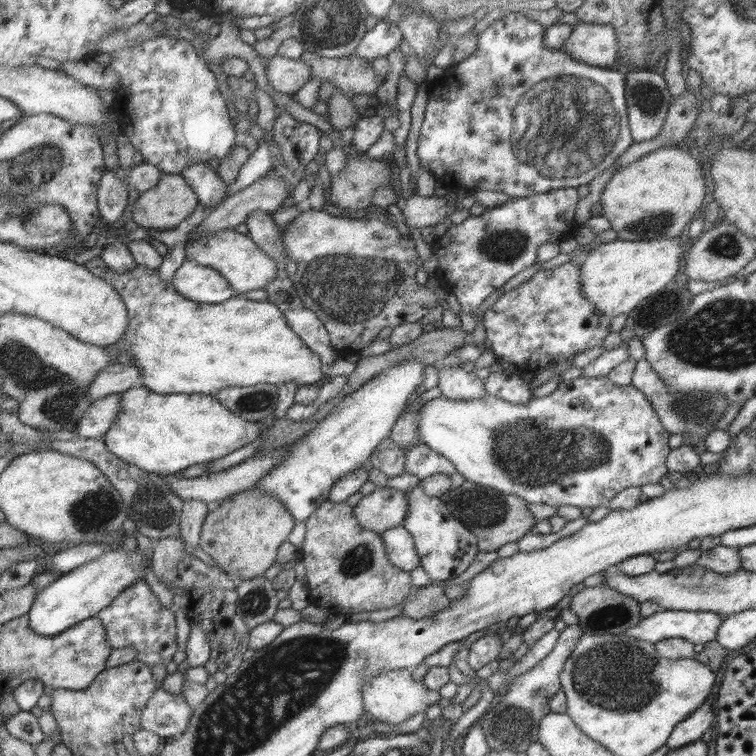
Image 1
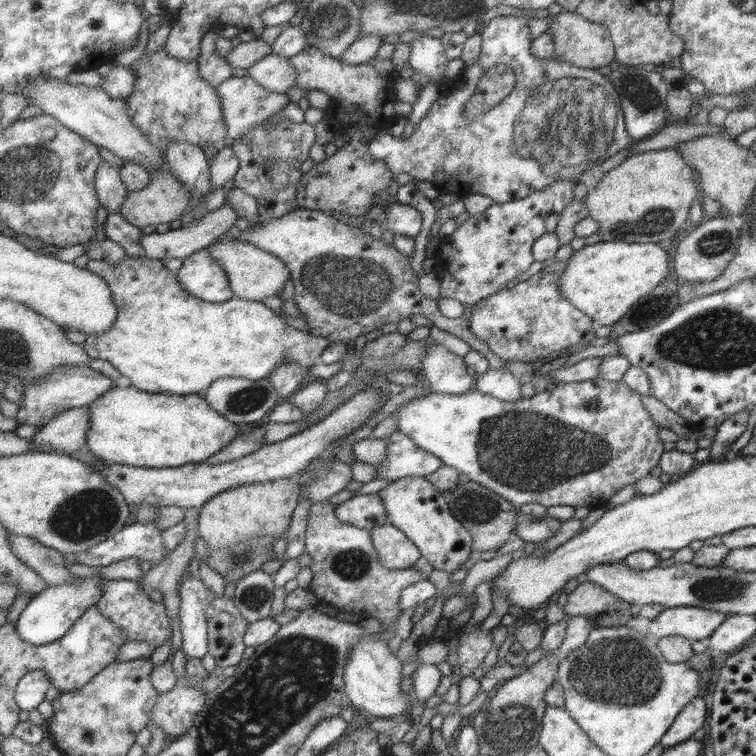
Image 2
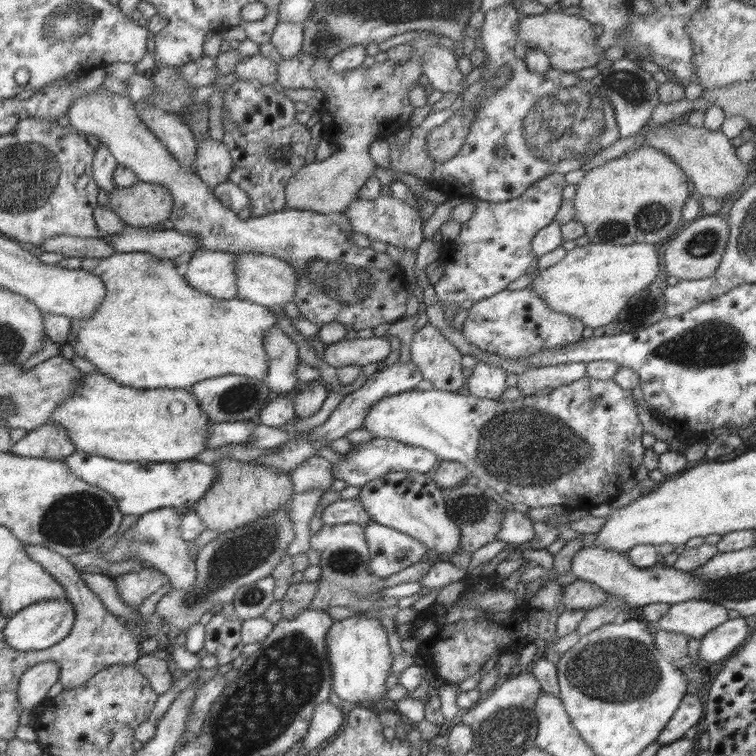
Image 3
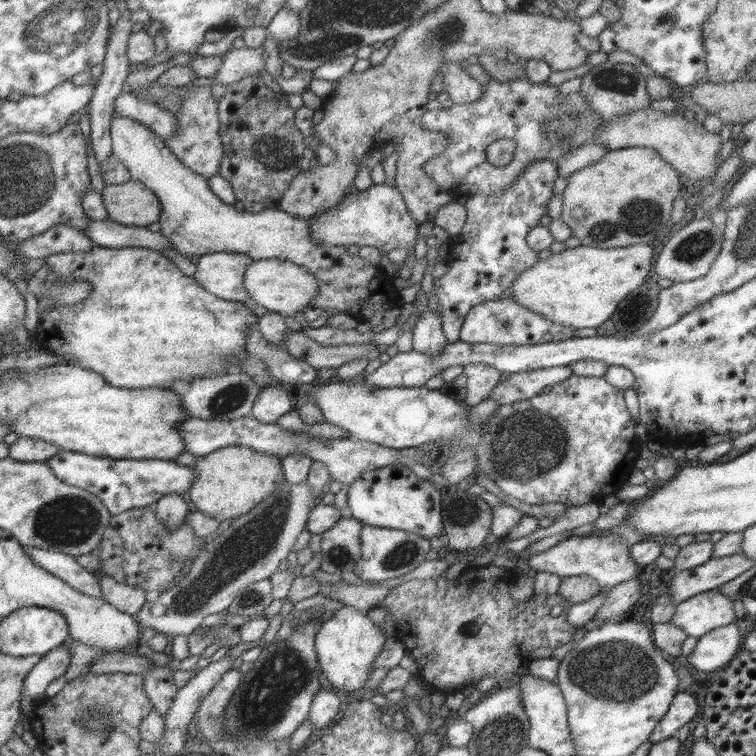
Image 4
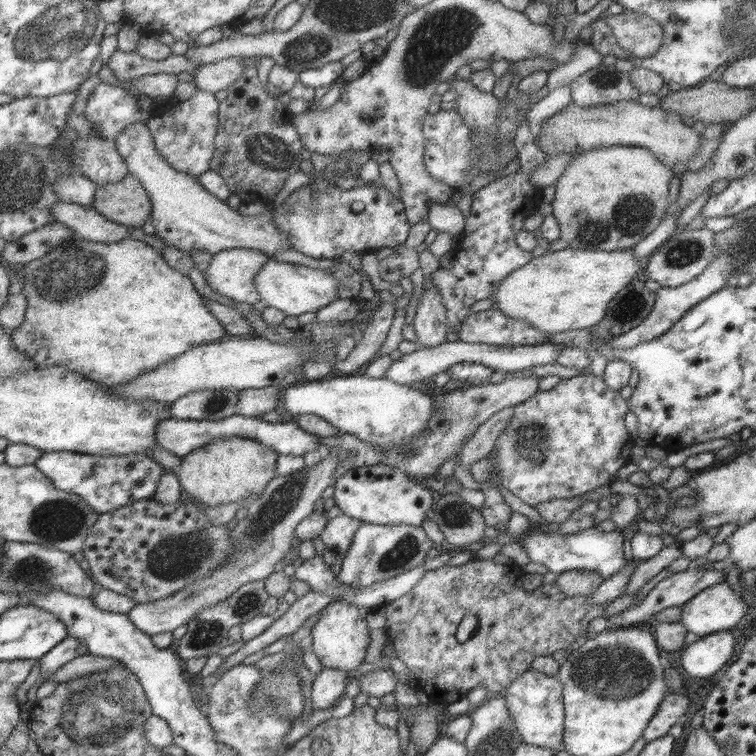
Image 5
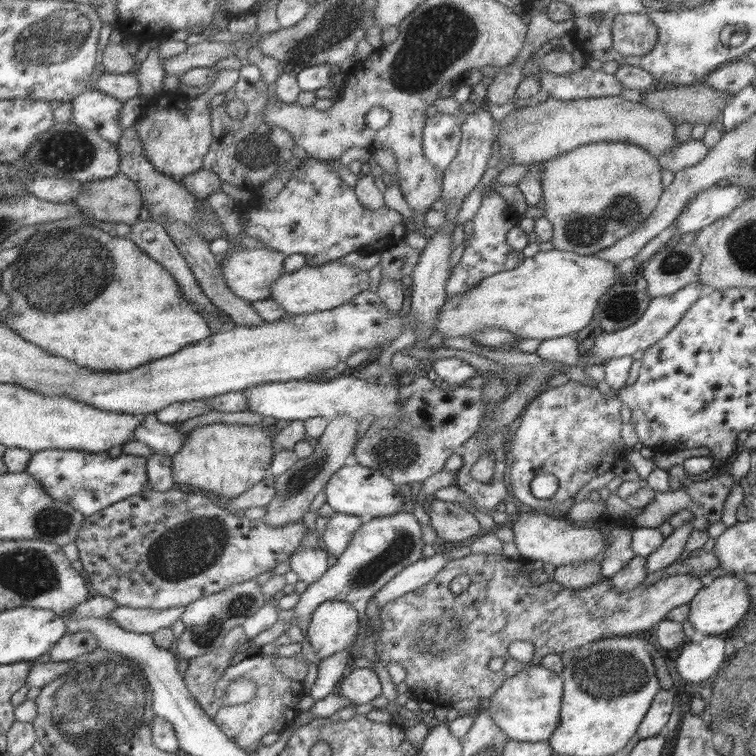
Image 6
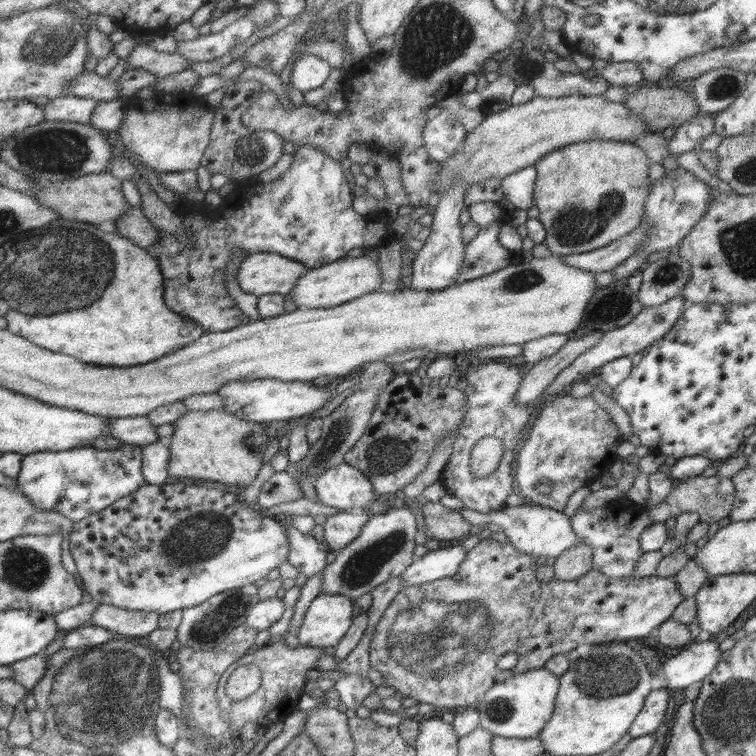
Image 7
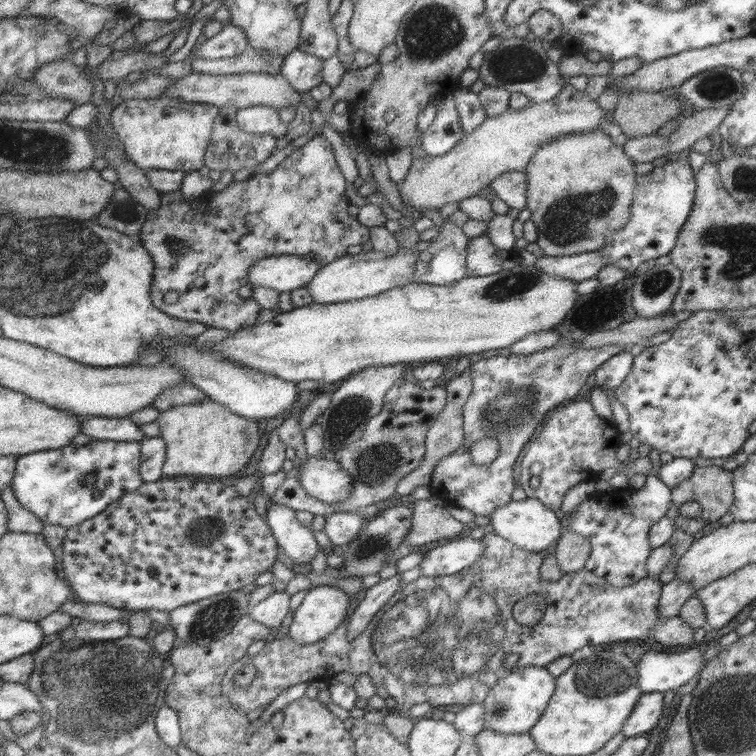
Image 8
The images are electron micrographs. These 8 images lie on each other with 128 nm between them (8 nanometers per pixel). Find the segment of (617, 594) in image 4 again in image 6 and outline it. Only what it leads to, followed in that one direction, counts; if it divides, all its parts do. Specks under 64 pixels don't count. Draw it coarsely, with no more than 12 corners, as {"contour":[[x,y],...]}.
{"contour":[[690,522],[673,529],[645,558],[645,574],[665,569],[685,550]]}

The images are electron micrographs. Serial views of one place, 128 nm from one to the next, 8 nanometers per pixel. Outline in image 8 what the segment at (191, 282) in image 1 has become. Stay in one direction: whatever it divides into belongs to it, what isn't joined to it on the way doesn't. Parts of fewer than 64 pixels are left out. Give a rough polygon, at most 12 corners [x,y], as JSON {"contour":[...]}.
{"contour":[[301,255],[267,256],[249,267],[249,285],[285,297],[320,265]]}

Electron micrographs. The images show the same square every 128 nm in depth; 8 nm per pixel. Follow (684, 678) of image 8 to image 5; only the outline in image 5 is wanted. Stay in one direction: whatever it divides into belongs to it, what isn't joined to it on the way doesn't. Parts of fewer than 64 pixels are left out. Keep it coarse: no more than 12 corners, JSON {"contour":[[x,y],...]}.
{"contour":[[729,631],[685,647],[683,670],[711,678],[733,654]]}

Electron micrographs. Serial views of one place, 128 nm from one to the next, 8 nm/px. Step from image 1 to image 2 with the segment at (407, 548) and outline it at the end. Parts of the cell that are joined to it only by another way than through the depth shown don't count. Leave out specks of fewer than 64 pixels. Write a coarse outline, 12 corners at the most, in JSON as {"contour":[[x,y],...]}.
{"contour":[[390,524],[369,535],[381,567],[401,570],[418,548]]}

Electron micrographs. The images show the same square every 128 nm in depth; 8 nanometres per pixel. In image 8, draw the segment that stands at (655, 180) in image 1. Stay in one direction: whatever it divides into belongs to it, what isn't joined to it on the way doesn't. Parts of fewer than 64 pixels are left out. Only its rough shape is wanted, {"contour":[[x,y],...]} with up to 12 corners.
{"contour":[[601,130],[558,136],[523,170],[545,256],[598,250],[636,187]]}

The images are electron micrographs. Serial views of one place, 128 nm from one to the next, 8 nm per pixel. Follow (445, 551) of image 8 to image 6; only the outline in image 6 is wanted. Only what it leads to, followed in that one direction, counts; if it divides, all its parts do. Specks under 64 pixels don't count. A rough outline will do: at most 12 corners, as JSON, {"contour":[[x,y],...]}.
{"contour":[[421,558],[372,596],[377,606],[427,584],[448,562]]}

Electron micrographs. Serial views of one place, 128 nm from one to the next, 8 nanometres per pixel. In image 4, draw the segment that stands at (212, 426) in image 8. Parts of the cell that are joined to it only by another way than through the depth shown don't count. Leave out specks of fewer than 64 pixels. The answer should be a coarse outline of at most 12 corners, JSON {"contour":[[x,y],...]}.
{"contour":[[229,445],[197,457],[185,498],[217,522],[285,482],[276,456]]}

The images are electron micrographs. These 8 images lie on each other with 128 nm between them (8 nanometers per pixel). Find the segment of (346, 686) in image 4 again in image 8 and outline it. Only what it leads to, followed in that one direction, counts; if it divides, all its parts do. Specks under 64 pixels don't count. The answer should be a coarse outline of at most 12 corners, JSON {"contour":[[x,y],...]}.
{"contour":[[310,587],[292,612],[287,637],[313,644],[339,628],[350,599]]}

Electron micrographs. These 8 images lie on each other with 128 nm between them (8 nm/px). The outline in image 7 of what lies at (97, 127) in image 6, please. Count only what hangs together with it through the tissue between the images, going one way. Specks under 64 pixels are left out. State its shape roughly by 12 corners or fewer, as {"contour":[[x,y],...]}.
{"contour":[[63,95],[42,107],[45,121],[89,124],[97,101]]}

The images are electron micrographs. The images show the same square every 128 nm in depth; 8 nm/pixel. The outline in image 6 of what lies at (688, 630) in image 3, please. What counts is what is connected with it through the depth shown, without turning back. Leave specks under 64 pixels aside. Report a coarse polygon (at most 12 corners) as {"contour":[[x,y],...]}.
{"contour":[[741,577],[709,578],[688,602],[703,636],[732,629],[749,602]]}

